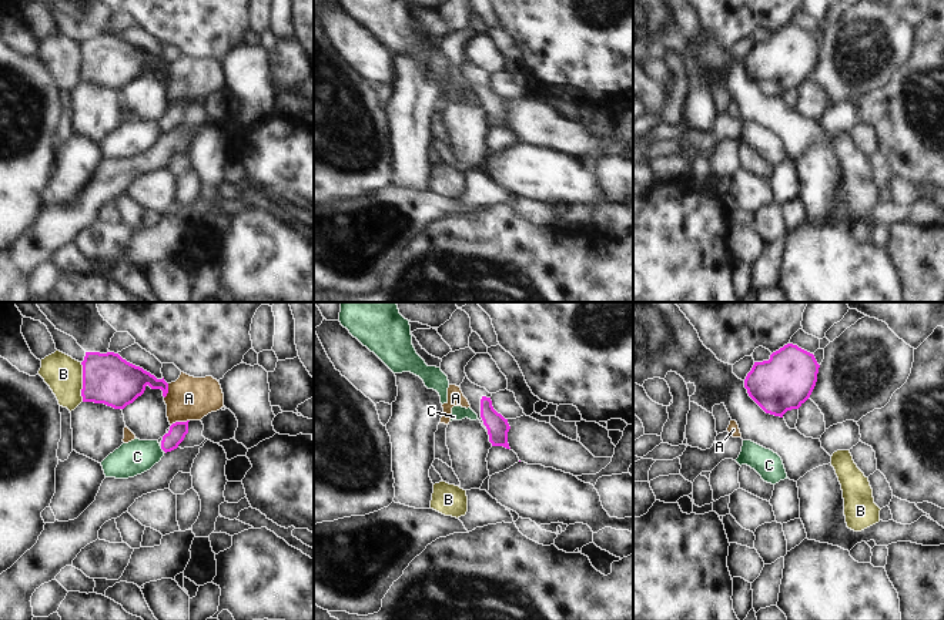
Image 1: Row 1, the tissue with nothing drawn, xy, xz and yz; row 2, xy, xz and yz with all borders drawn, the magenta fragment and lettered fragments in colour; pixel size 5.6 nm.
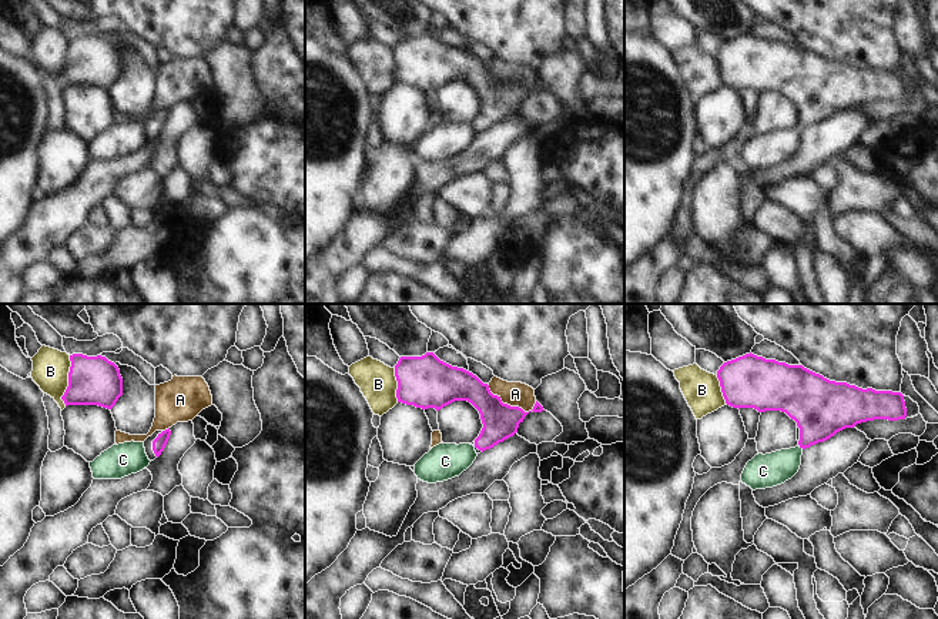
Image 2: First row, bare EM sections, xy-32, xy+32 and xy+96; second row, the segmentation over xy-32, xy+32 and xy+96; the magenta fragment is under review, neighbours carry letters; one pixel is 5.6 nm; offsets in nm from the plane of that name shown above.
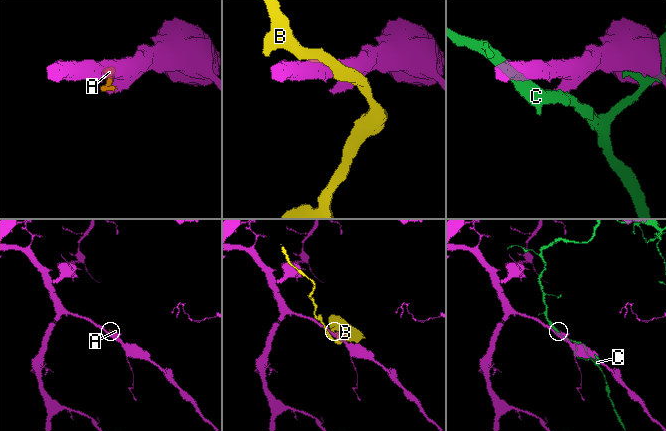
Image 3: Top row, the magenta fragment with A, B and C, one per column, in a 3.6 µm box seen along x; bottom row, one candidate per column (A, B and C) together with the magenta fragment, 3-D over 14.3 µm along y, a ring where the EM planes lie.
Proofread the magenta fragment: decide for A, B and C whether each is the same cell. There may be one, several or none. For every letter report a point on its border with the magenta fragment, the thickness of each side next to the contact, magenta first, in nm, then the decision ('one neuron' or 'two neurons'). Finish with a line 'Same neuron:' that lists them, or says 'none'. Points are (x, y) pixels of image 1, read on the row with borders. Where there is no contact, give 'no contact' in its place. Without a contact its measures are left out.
A: meets magenta in xy at (180, 422); 100 nm thick on the magenta side, 240 nm on the other; two neurons
B: meets magenta in xy at (83, 382); 280 nm thick on the magenta side, 200 nm on the other; two neurons
C: meets magenta in xy at (161, 448); 100 nm thick on the magenta side, 190 nm on the other; two neurons
Same neuron: none

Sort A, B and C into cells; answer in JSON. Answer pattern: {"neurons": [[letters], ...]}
{"neurons": [["A"], ["B"], ["C"]]}

